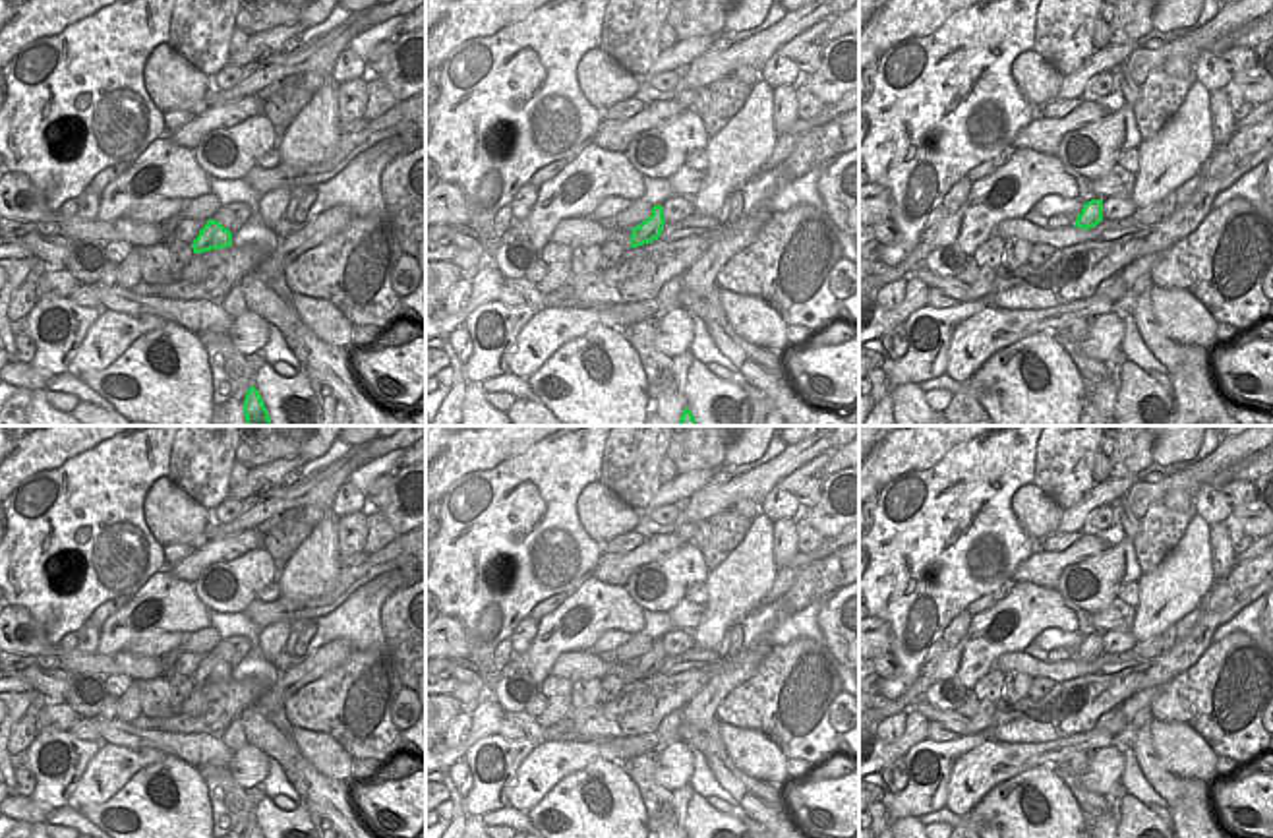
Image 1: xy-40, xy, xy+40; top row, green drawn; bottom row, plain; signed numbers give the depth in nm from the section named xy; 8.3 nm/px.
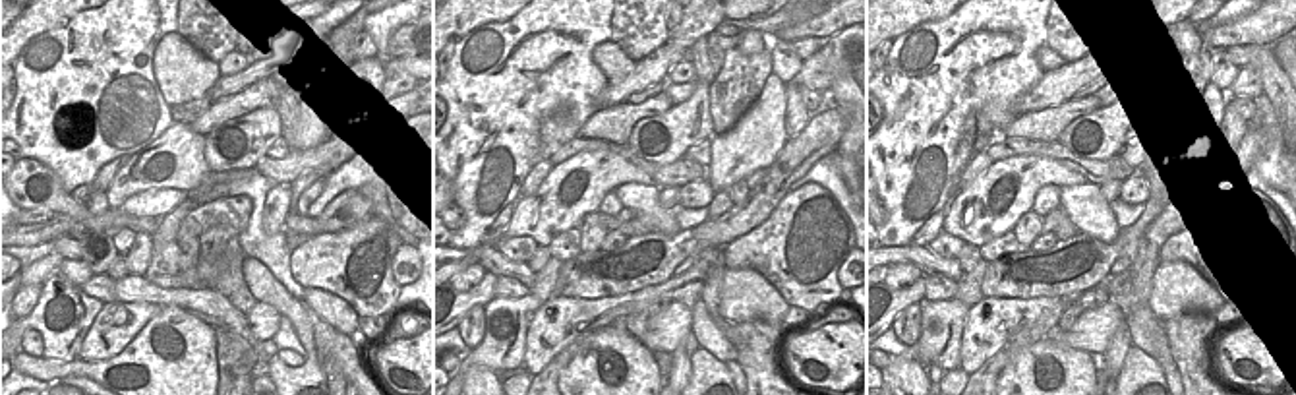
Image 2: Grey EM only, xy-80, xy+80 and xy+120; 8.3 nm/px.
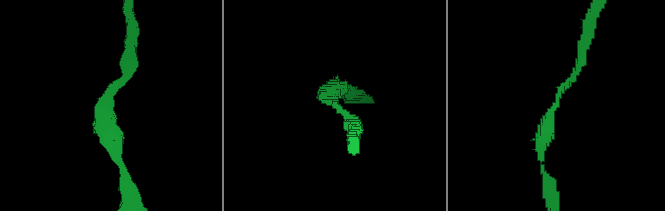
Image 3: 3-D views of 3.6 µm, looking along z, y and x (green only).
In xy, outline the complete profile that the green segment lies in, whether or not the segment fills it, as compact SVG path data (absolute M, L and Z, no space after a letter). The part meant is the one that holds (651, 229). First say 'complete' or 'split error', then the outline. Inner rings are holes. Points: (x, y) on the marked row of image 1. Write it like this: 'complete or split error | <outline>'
complete | M654 205L652 215L646 221L642 221L638 226L631 228L633 230L631 248L638 248L658 240L662 236L664 224L666 224L664 207Z

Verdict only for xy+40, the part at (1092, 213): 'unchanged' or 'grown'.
unchanged

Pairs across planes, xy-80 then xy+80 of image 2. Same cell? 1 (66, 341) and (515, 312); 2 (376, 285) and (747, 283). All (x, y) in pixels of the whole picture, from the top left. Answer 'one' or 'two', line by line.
1: one
2: two

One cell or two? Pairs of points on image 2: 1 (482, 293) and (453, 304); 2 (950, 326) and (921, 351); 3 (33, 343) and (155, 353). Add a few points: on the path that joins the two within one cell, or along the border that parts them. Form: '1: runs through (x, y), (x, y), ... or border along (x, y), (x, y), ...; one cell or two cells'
1: runs through (474, 297), (461, 303); one cell
2: runs through (942, 334), (929, 347); one cell
3: border along (22, 349), (41, 357); two cells

